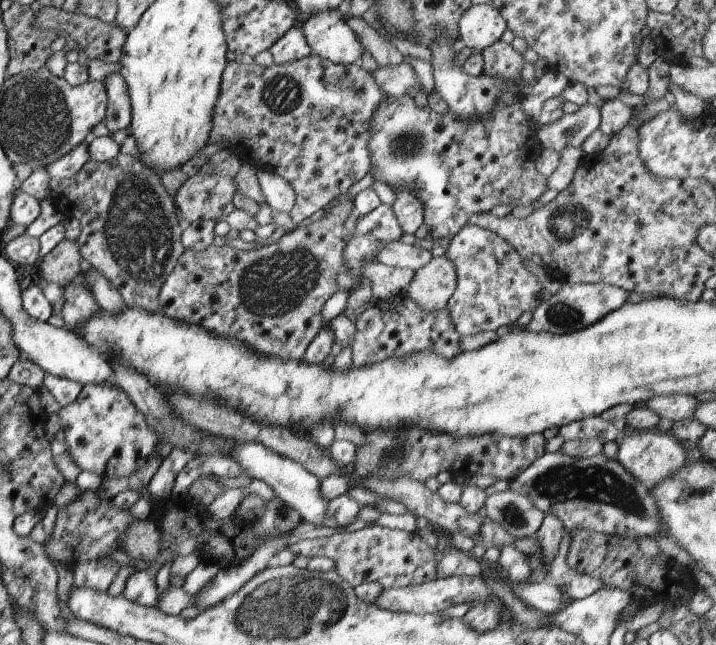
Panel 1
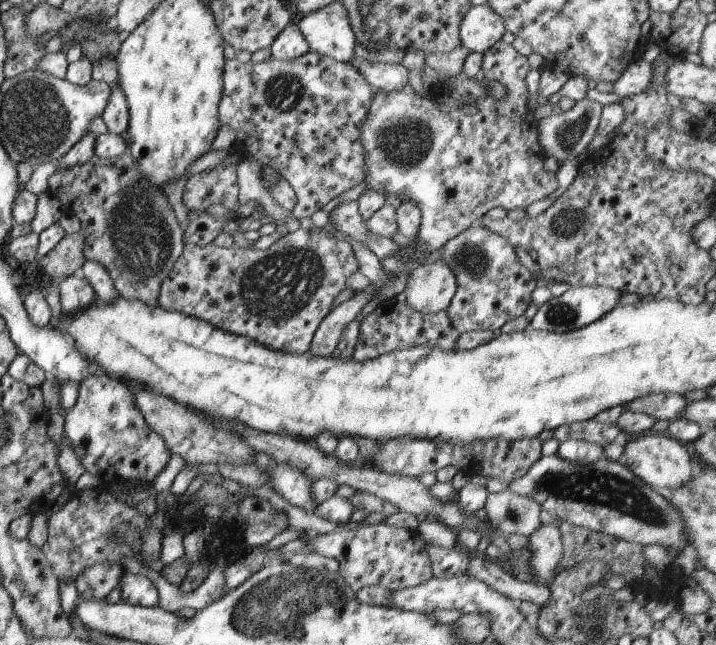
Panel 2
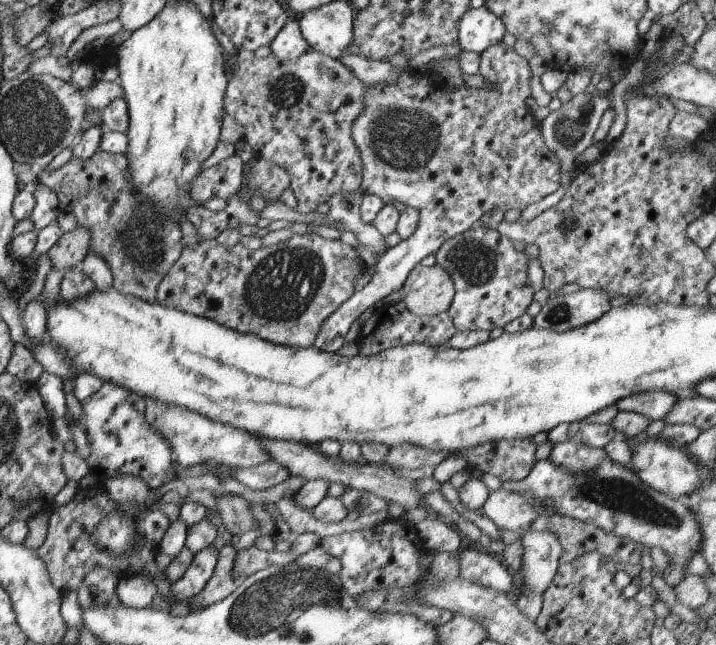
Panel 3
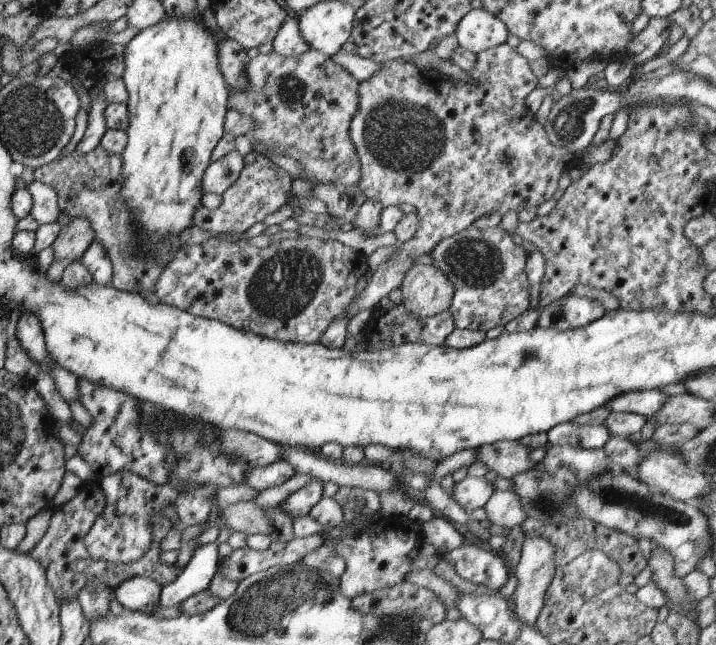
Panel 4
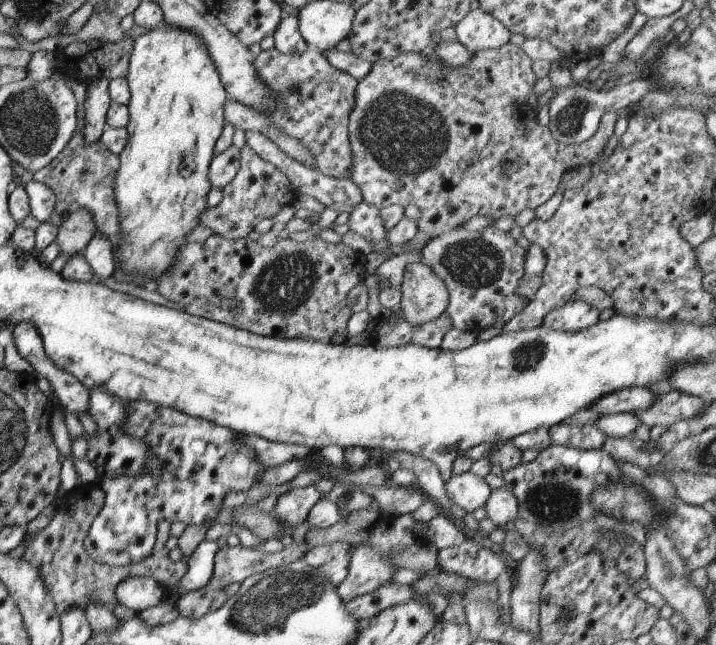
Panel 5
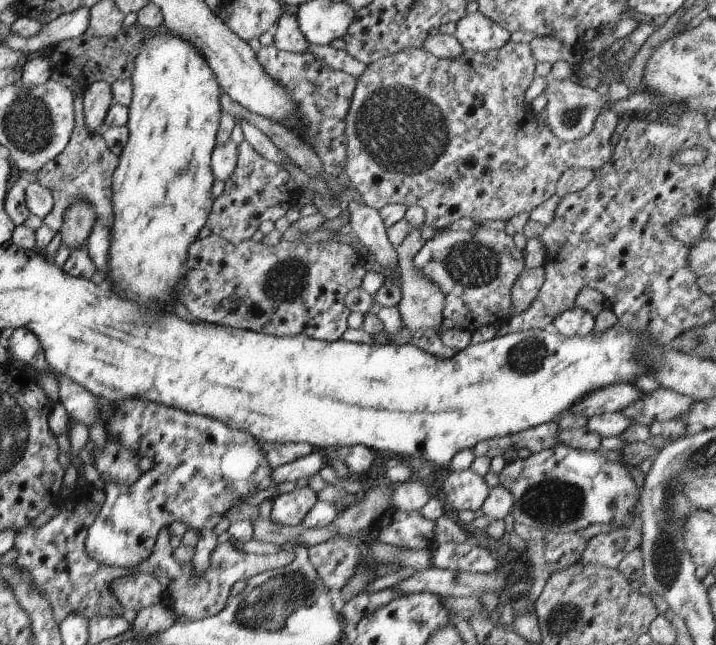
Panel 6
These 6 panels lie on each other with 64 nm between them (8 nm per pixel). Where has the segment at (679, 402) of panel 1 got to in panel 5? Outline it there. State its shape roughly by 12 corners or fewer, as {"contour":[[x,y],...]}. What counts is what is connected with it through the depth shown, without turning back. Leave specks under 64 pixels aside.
{"contour":[[645,387],[615,389],[590,404],[591,412],[631,413],[657,395]]}

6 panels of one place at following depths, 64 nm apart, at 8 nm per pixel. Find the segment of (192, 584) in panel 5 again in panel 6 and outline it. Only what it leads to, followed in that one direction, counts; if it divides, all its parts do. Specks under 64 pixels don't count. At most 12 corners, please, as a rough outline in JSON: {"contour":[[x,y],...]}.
{"contour":[[138,398],[104,424],[152,466],[106,483],[84,538],[132,567],[159,530],[199,531],[194,578],[233,504],[272,485],[250,434]]}

